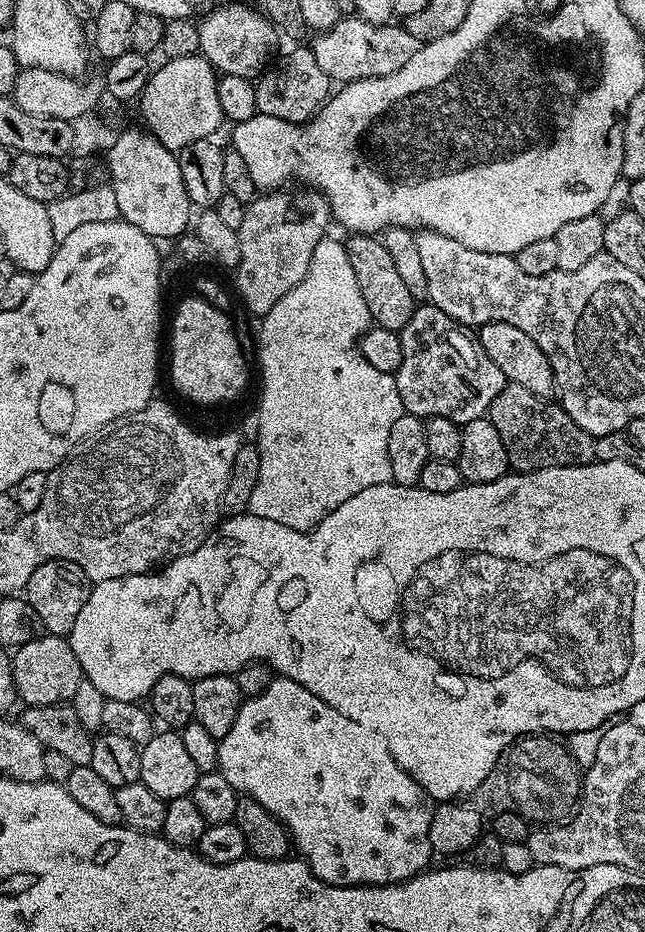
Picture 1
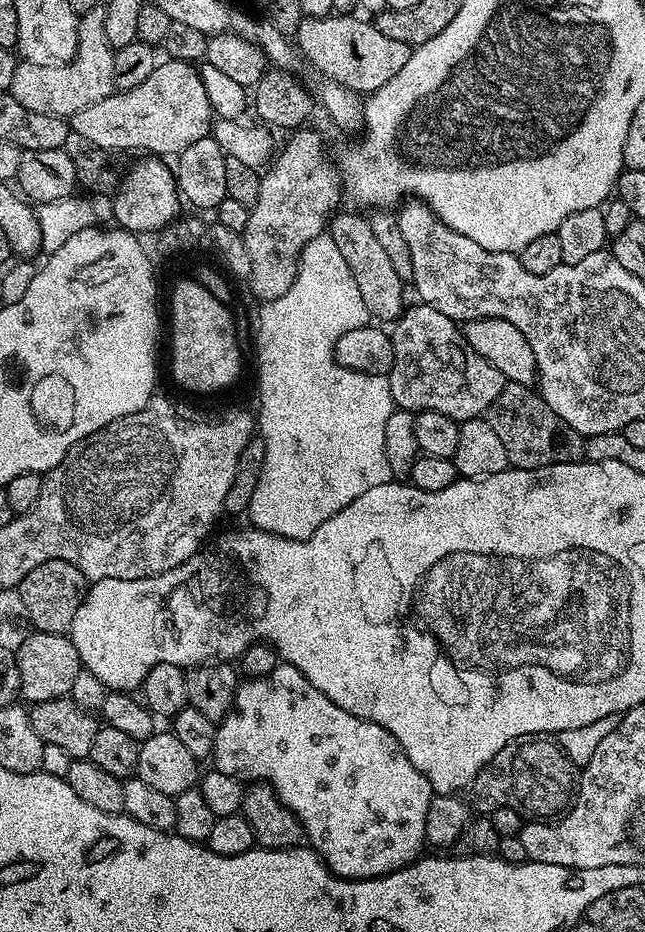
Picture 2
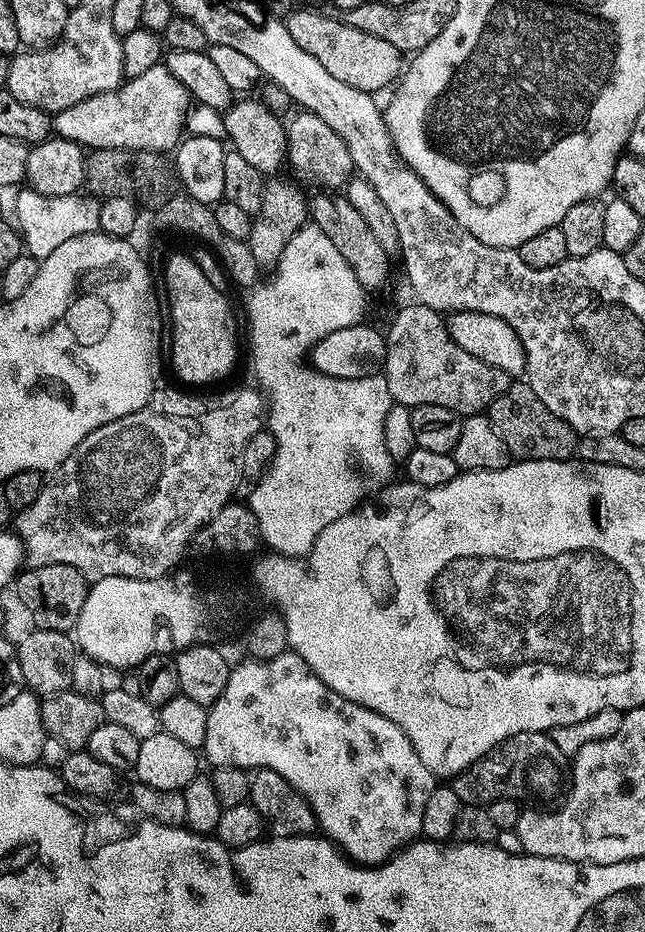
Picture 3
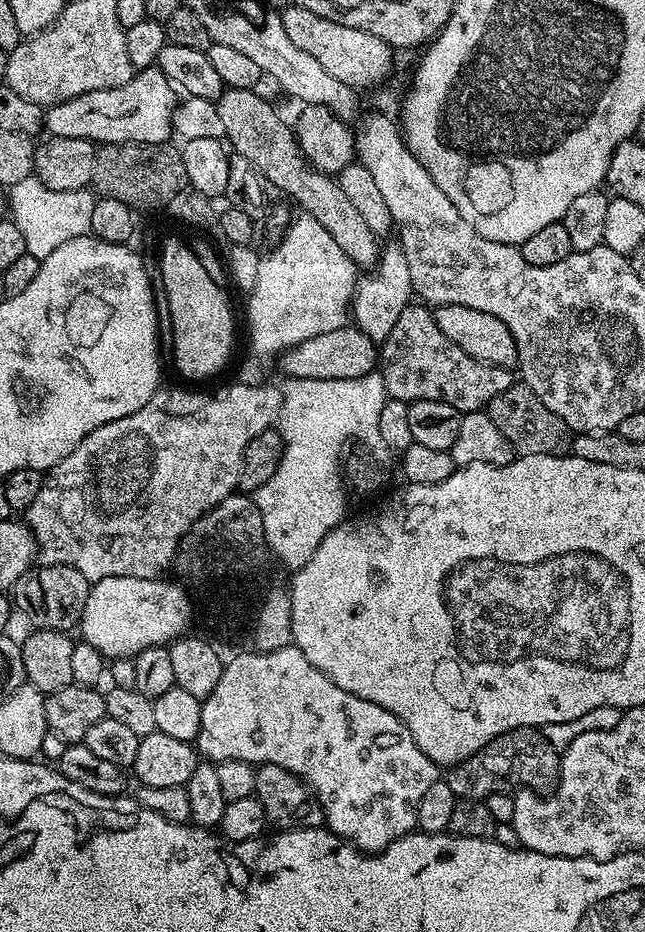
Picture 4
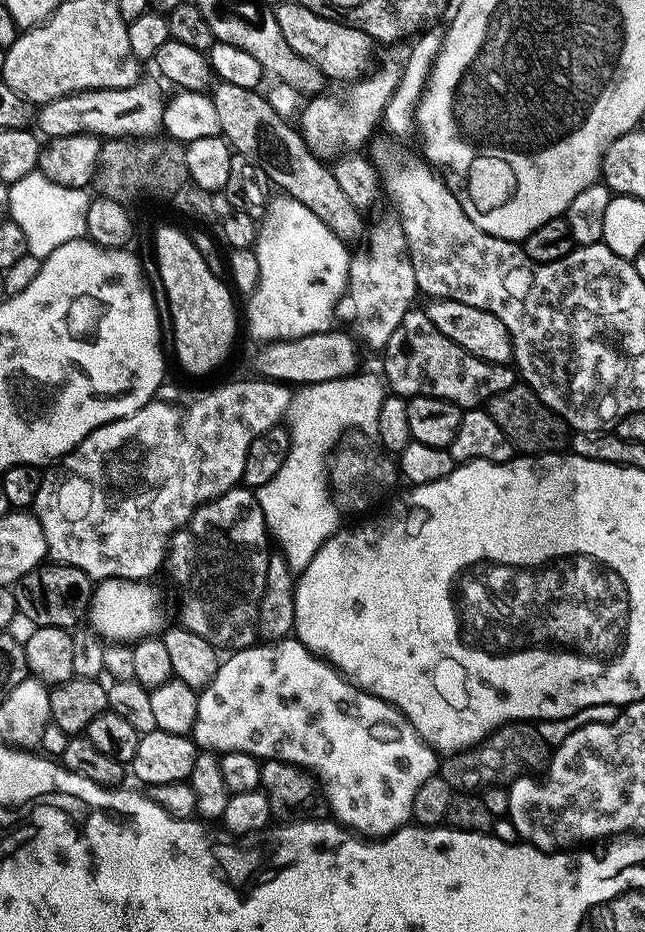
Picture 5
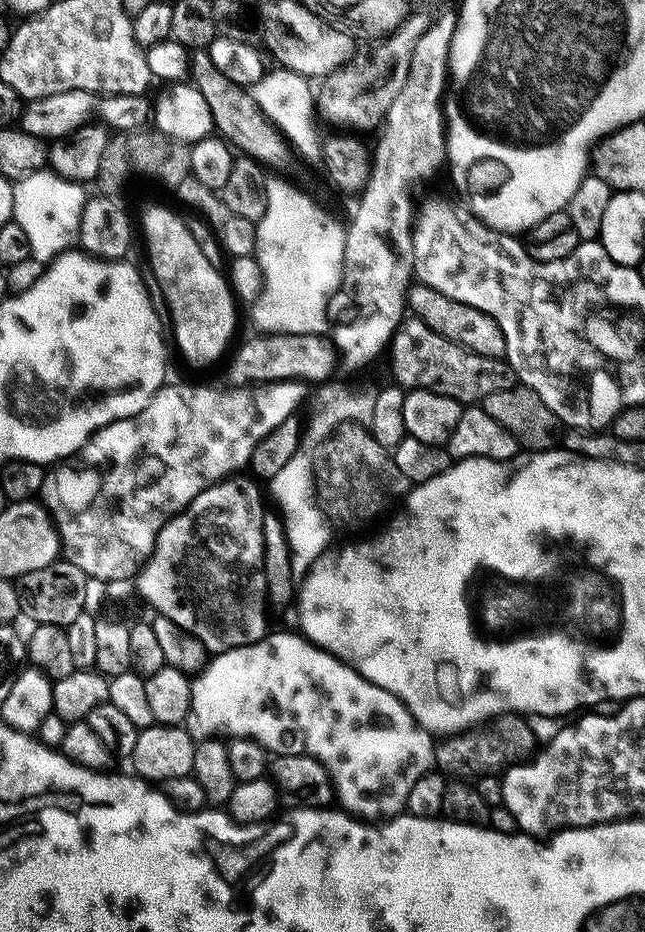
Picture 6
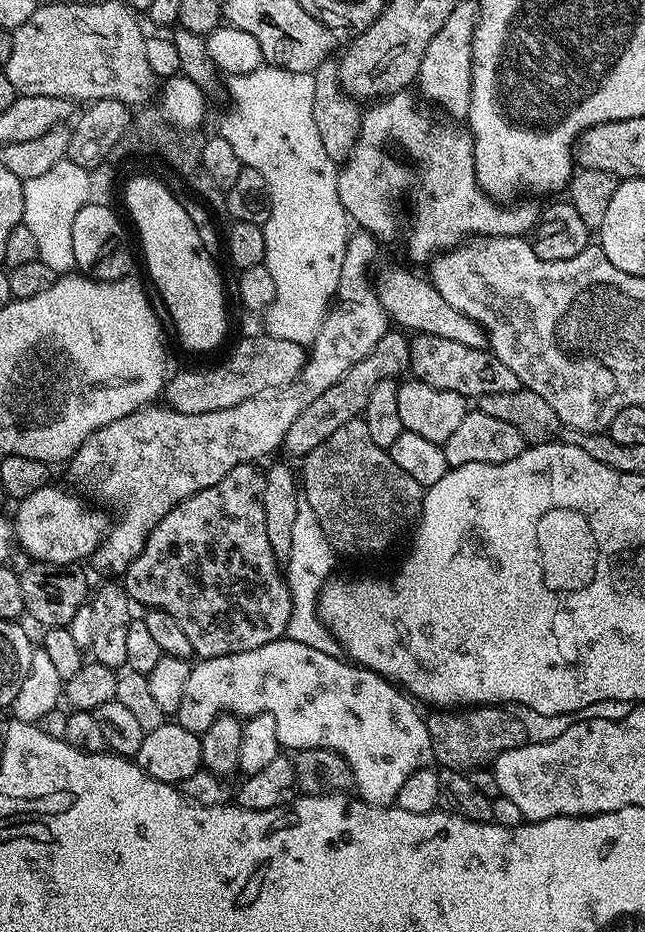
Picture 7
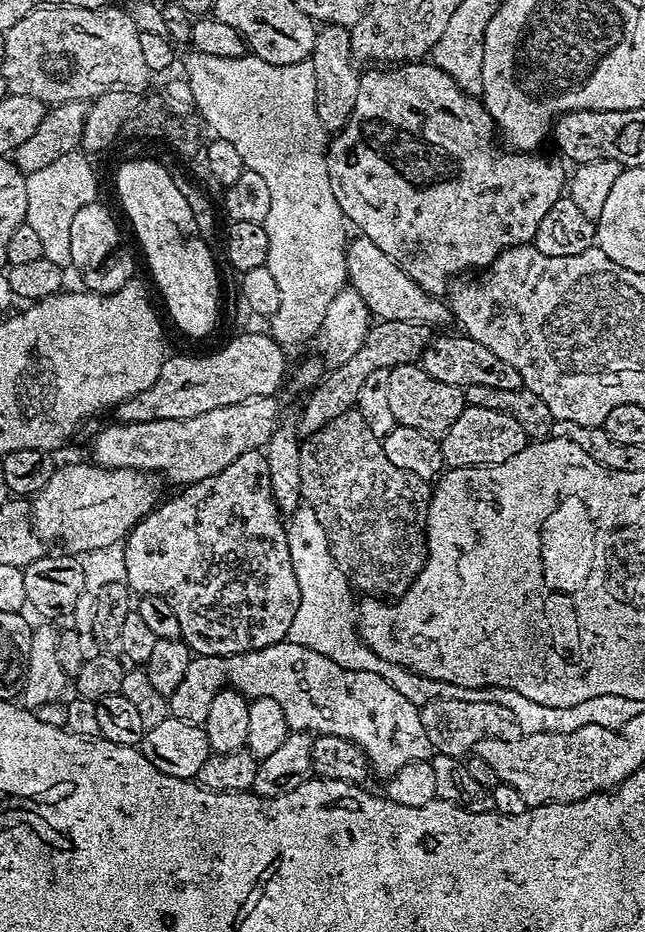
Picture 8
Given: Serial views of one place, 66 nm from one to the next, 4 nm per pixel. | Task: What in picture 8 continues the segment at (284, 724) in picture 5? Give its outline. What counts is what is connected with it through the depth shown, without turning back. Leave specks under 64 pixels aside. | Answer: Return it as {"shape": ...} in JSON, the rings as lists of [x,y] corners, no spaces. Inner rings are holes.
{"shape":[[[281,642],[233,656],[193,655],[182,682],[178,682],[178,690],[168,697],[168,714],[178,718],[178,722],[203,726],[210,702],[226,687],[252,700],[272,698],[282,706],[291,731],[349,740],[363,750],[369,769],[387,778],[411,760],[430,756],[420,708],[412,705],[391,682],[387,676],[366,670],[346,670],[330,662],[330,658],[306,650],[306,646]]]}

